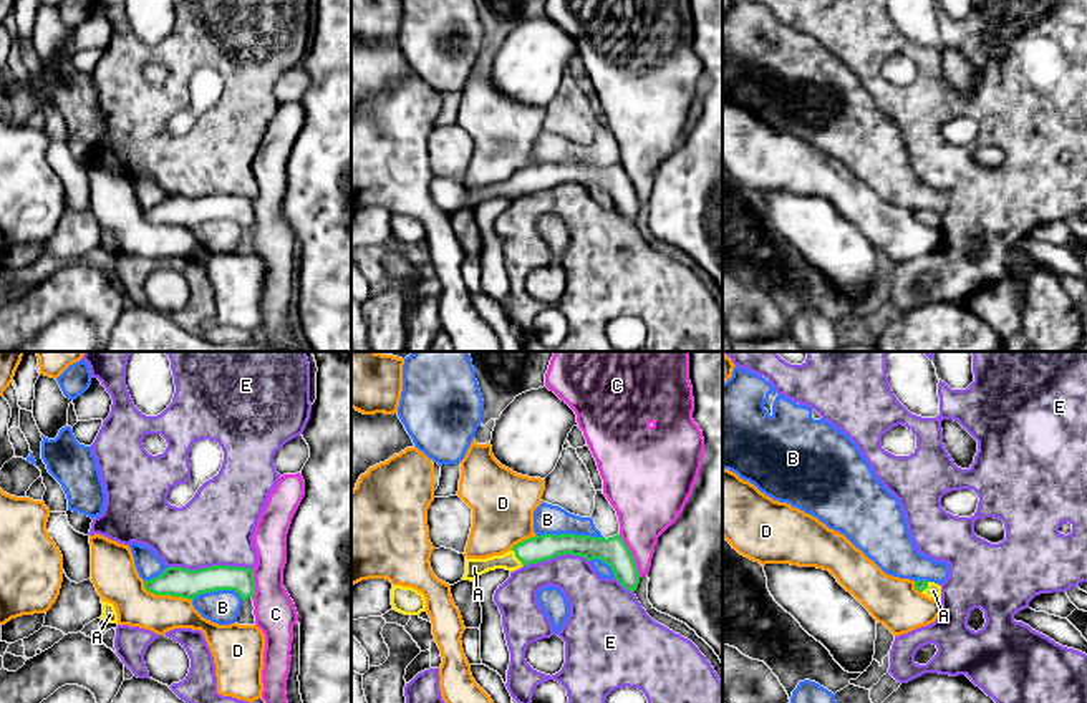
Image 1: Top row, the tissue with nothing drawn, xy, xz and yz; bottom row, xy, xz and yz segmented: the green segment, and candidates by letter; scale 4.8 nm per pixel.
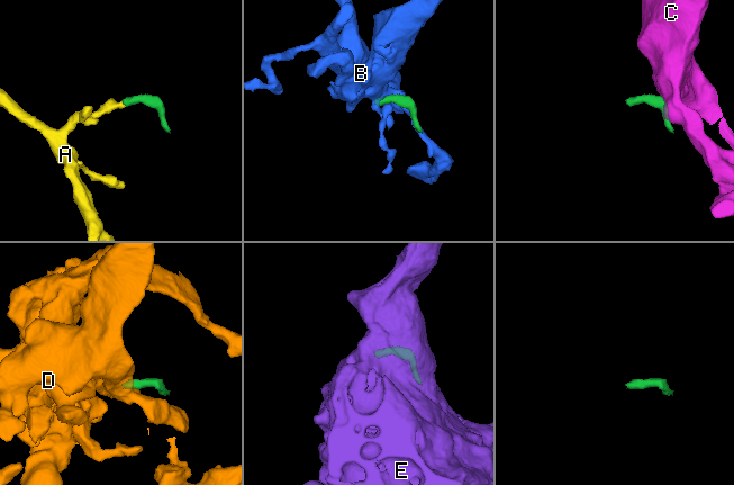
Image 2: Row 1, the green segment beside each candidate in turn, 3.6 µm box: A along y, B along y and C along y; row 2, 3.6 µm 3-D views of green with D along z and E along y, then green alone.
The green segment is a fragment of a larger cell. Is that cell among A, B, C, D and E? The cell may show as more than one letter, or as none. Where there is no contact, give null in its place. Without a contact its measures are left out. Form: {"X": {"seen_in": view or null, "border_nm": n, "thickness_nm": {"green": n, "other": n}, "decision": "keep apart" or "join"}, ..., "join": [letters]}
{"A": {"seen_in": "xz", "border_nm": 100, "thickness_nm": {"green": 130, "other": 90}, "decision": "join"}, "B": {"seen_in": "xz", "border_nm": 320, "thickness_nm": {"green": 140, "other": 140}, "decision": "keep apart"}, "C": {"seen_in": "xz", "border_nm": 240, "thickness_nm": {"green": 140, "other": 280}, "decision": "keep apart"}, "D": {"seen_in": "xy", "border_nm": 260, "thickness_nm": {"green": 140, "other": 220}, "decision": "keep apart"}, "E": {"seen_in": "xy", "border_nm": 420, "thickness_nm": {"green": 140, "other": 360}, "decision": "keep apart"}, "join": ["A"]}

